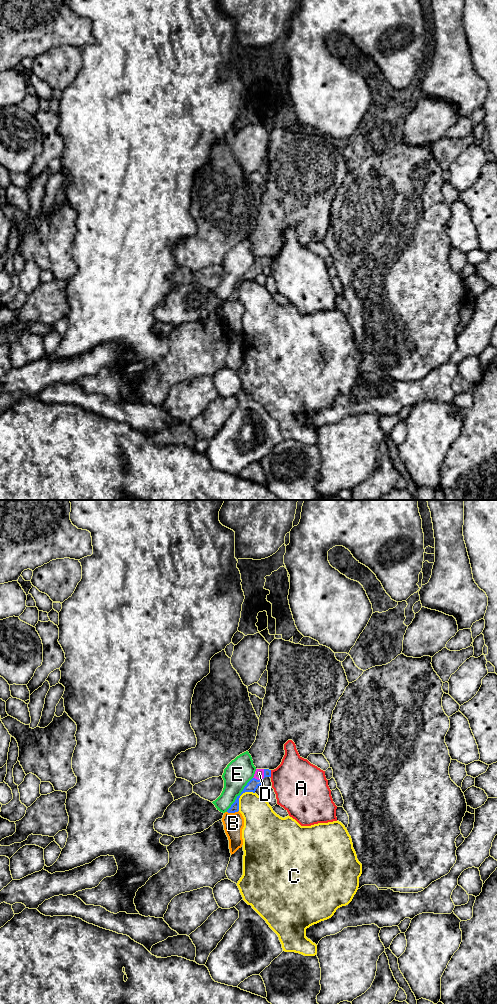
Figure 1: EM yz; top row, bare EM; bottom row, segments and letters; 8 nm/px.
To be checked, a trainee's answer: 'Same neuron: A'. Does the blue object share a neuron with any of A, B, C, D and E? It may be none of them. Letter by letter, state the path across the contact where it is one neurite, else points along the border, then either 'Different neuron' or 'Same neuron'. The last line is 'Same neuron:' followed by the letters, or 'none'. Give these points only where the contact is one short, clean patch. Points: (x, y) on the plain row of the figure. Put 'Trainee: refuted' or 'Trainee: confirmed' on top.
Trainee: refuted
A: Different neuron
B: Different neuron
C: Different neuron
D: Path across: yz (252, 273), (258, 267), (263, 266), (259, 261). Same neuron
E: Different neuron
Same neuron: D

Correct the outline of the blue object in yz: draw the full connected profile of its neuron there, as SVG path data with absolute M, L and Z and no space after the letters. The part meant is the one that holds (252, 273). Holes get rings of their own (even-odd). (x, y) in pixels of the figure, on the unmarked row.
M256 257L254 265L247 271L244 275L243 279L239 284L237 284L235 290L231 293L231 295L227 298L228 301L235 301L239 299L239 286L245 280L253 280L255 281L256 277L263 273L263 267L265 265L271 265L271 258L269 257Z

